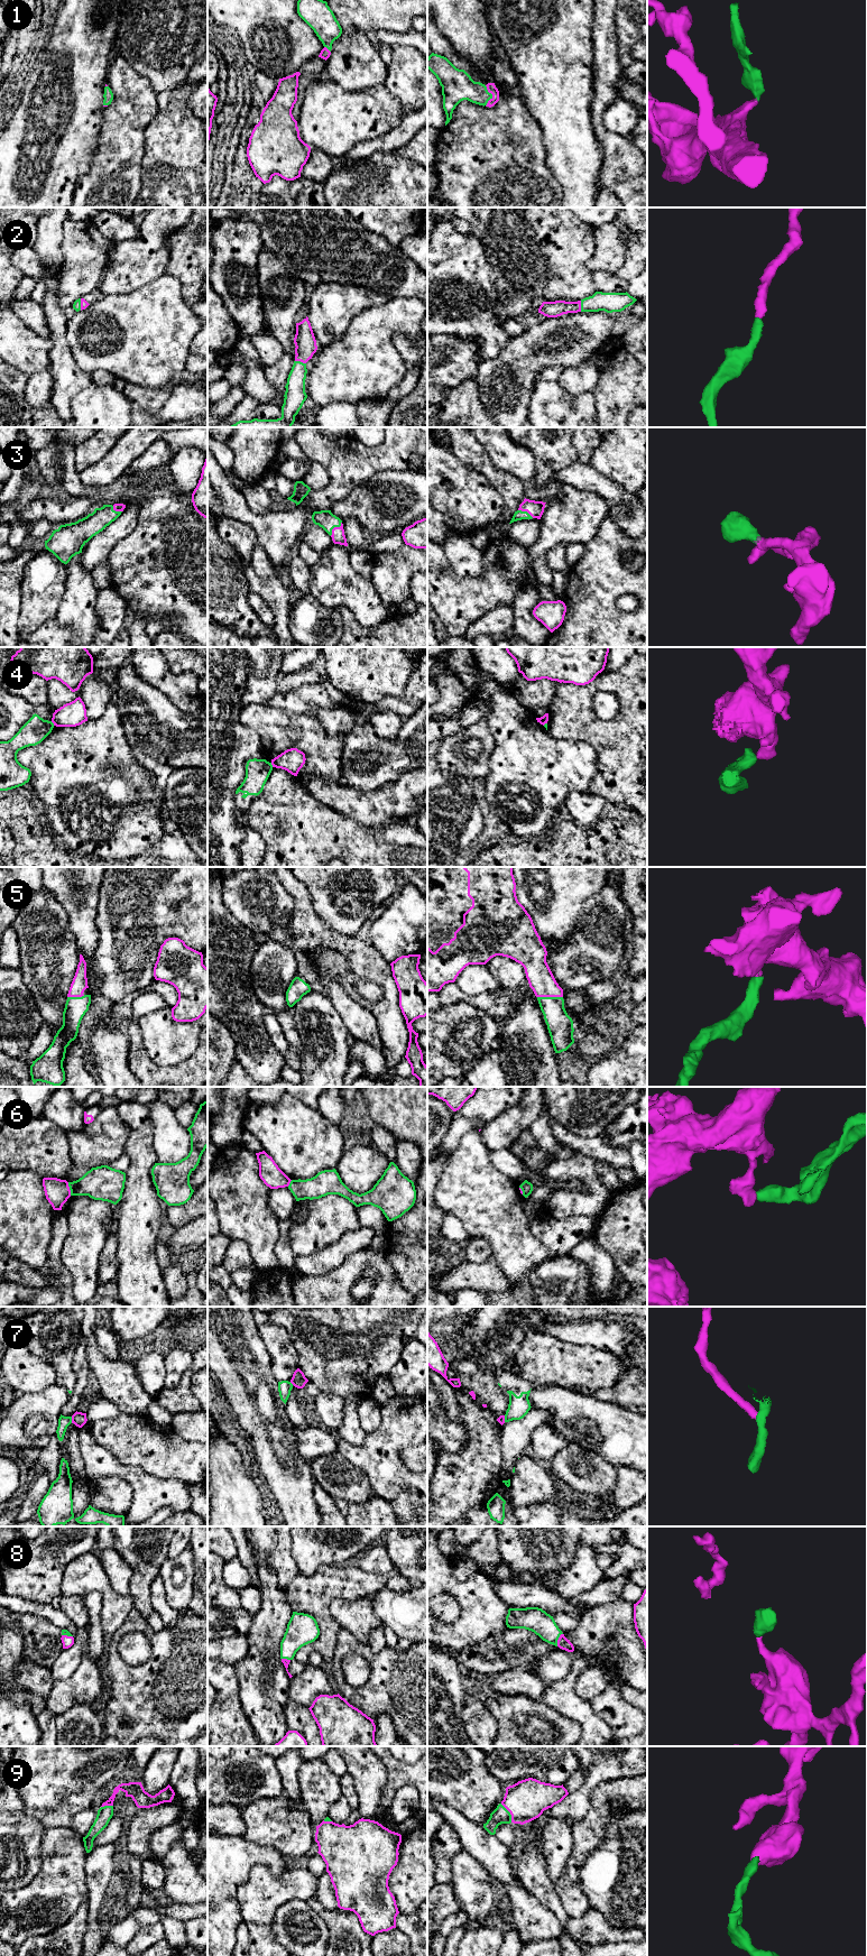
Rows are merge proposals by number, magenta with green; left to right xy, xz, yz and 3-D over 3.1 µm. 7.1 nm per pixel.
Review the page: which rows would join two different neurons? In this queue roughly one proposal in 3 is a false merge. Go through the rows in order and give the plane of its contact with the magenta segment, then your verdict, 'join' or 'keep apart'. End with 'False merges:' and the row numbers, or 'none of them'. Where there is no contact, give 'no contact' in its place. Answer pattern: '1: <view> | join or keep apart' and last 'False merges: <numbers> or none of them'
1: yz | join
2: xz | join
3: xz | join
4: xy | keep apart
5: yz | join
6: xy | keep apart
7: xy | keep apart
8: yz | join
9: yz | join
False merges: 4, 6, 7

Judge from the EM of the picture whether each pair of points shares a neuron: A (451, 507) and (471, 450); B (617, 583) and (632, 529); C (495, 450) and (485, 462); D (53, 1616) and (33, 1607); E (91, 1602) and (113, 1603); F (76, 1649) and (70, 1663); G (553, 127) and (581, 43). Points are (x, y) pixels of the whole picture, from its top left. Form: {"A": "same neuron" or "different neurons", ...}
{"A": "different neurons", "B": "different neurons", "C": "different neurons", "D": "same neuron", "E": "different neurons", "F": "same neuron", "G": "same neuron"}

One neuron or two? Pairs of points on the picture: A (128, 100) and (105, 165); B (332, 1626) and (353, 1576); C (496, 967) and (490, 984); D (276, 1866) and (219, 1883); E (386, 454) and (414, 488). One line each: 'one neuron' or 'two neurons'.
A: one neuron
B: one neuron
C: two neurons
D: one neuron
E: two neurons

